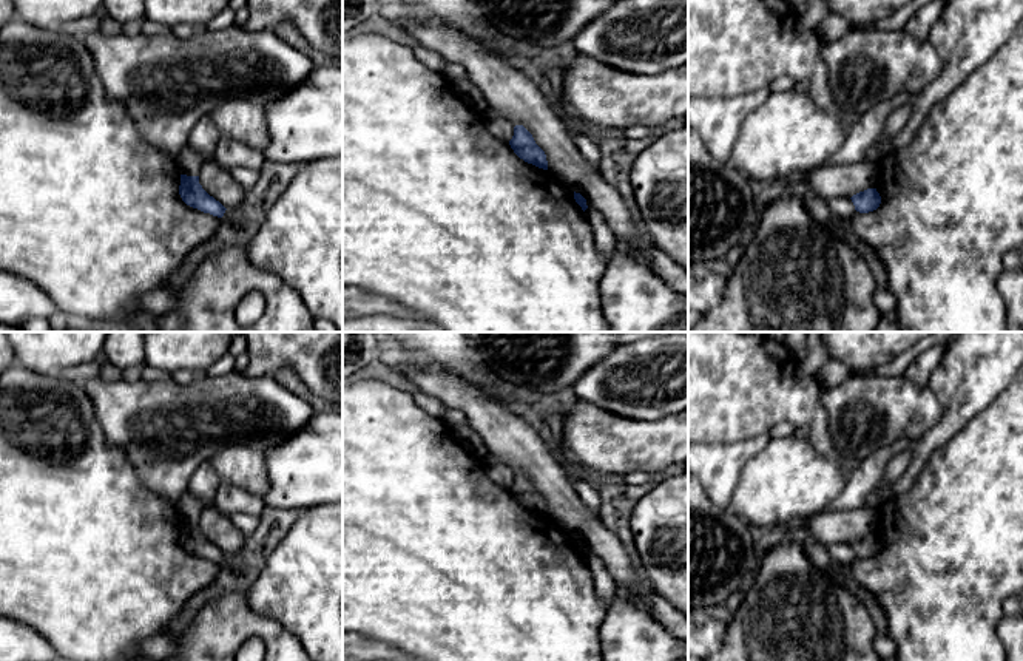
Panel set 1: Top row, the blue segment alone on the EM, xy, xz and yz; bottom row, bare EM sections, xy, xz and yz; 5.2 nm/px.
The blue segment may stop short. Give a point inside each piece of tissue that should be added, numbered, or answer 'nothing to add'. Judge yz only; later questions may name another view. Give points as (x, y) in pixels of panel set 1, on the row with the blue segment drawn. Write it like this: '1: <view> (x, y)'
nothing to add

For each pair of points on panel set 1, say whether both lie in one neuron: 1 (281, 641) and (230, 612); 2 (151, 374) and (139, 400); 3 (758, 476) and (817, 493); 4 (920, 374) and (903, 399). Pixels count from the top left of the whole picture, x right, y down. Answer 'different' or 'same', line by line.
1: same
2: different
3: same
4: different

